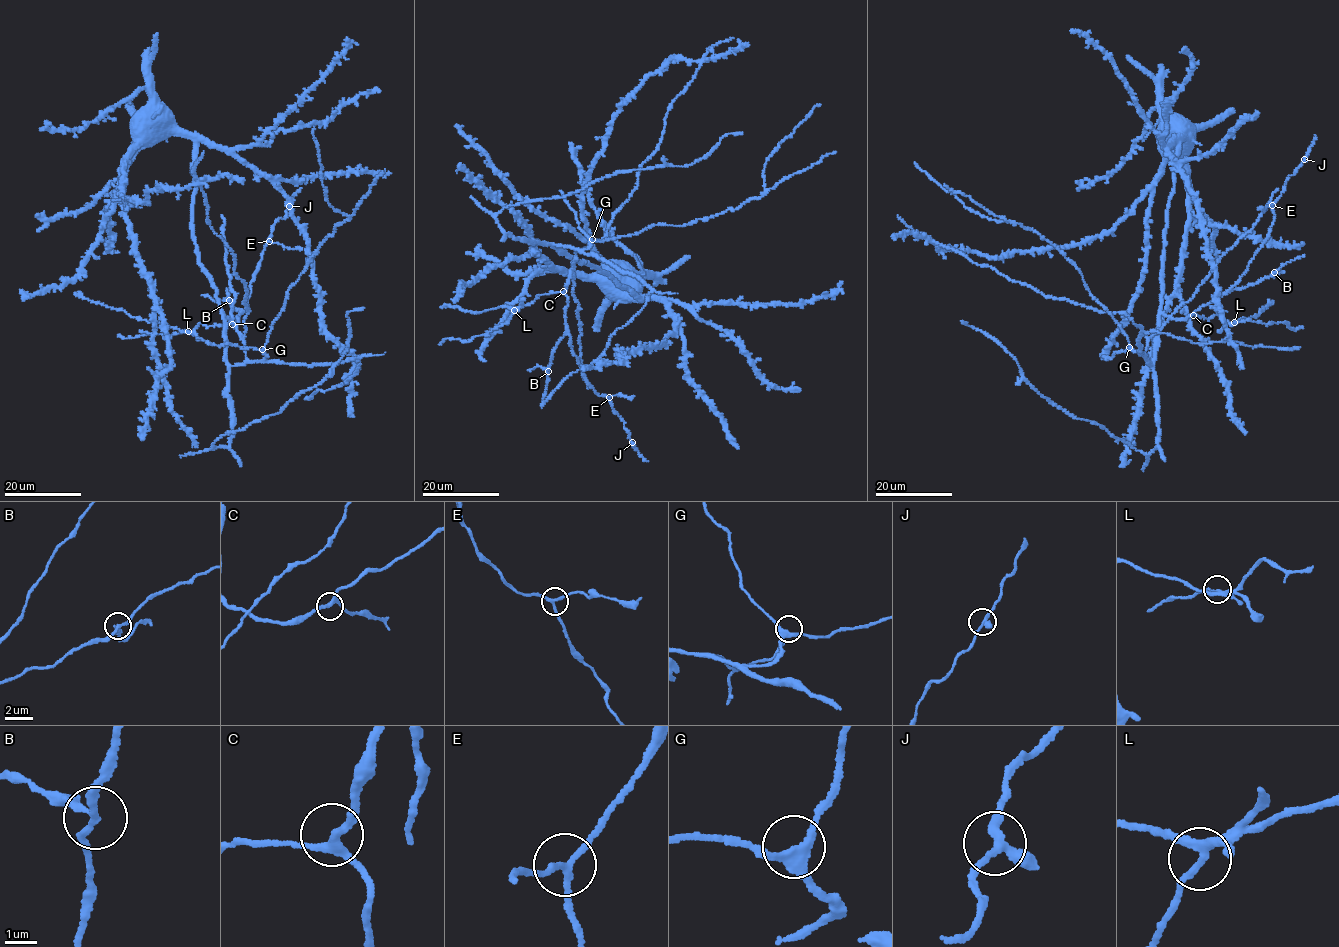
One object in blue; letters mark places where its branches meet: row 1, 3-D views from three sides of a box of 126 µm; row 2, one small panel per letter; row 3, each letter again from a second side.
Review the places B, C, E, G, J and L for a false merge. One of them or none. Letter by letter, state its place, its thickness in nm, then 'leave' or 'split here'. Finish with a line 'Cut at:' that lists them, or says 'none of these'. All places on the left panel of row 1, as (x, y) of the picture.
B: at (229, 300); 180 nm thick; split here
C: at (232, 324); 280 nm thick; leave
E: at (269, 241); 190 nm thick; leave
G: at (262, 349); 240 nm thick; leave
J: at (289, 206); 240 nm thick; leave
L: at (188, 331); 220 nm thick; leave
Cut at: B

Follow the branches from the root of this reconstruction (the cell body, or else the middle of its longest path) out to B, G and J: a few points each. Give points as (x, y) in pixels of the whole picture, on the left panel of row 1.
B: (144, 112), (144, 120), (169, 121), (194, 142), (192, 239), (220, 309), (235, 328), (243, 313), (229, 300)
G: (144, 112), (144, 120), (169, 121), (193, 140), (198, 263), (244, 340), (246, 358), (265, 359), (262, 349)
J: (144, 112), (144, 120), (169, 121), (194, 142), (192, 239), (220, 309), (235, 328), (262, 253), (289, 206)

